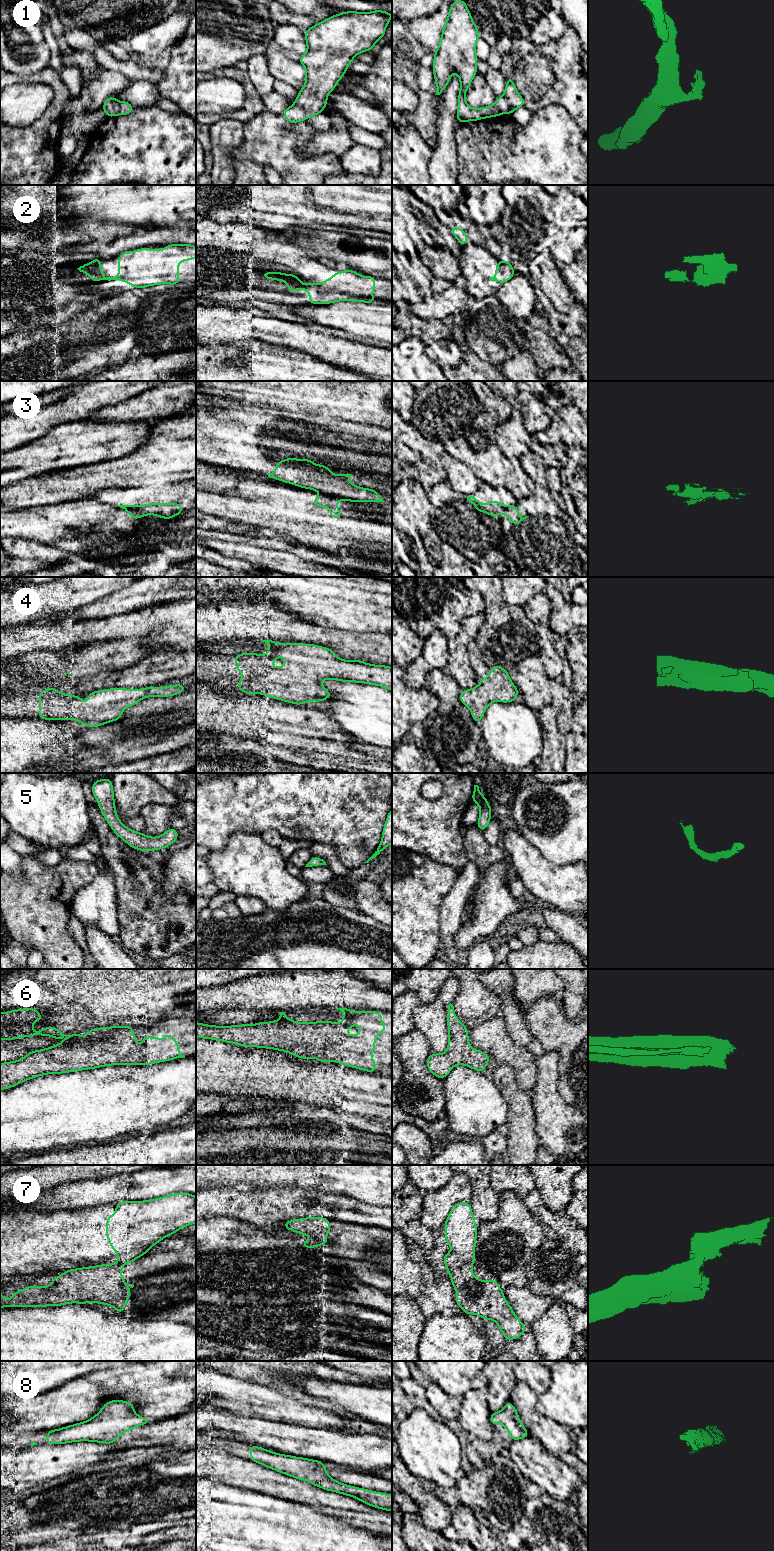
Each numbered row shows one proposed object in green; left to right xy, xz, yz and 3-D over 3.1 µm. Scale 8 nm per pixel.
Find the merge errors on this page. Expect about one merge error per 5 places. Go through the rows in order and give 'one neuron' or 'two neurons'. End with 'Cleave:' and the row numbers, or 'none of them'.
1: one neuron
2: one neuron
3: two neurons
4: one neuron
5: one neuron
6: one neuron
7: two neurons
8: one neuron
Cleave: 3, 7

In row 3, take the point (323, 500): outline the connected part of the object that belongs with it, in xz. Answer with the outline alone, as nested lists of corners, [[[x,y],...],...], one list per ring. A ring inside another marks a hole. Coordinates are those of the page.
[[[321,493],[314,500],[312,500],[312,503],[314,505],[320,506],[321,508],[329,508],[331,510],[331,513],[329,514],[330,518],[342,518],[343,516],[341,514],[341,511],[337,507],[337,502],[339,500],[342,499],[337,496]]]

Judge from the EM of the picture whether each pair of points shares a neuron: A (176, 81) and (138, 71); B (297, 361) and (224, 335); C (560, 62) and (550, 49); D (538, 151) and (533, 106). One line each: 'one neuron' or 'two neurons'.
A: two neurons
B: two neurons
C: one neuron
D: two neurons

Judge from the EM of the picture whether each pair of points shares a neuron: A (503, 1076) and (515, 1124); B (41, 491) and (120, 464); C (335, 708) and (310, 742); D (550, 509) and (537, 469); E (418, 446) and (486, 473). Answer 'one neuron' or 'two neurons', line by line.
A: one neuron
B: one neuron
C: two neurons
D: one neuron
E: two neurons

